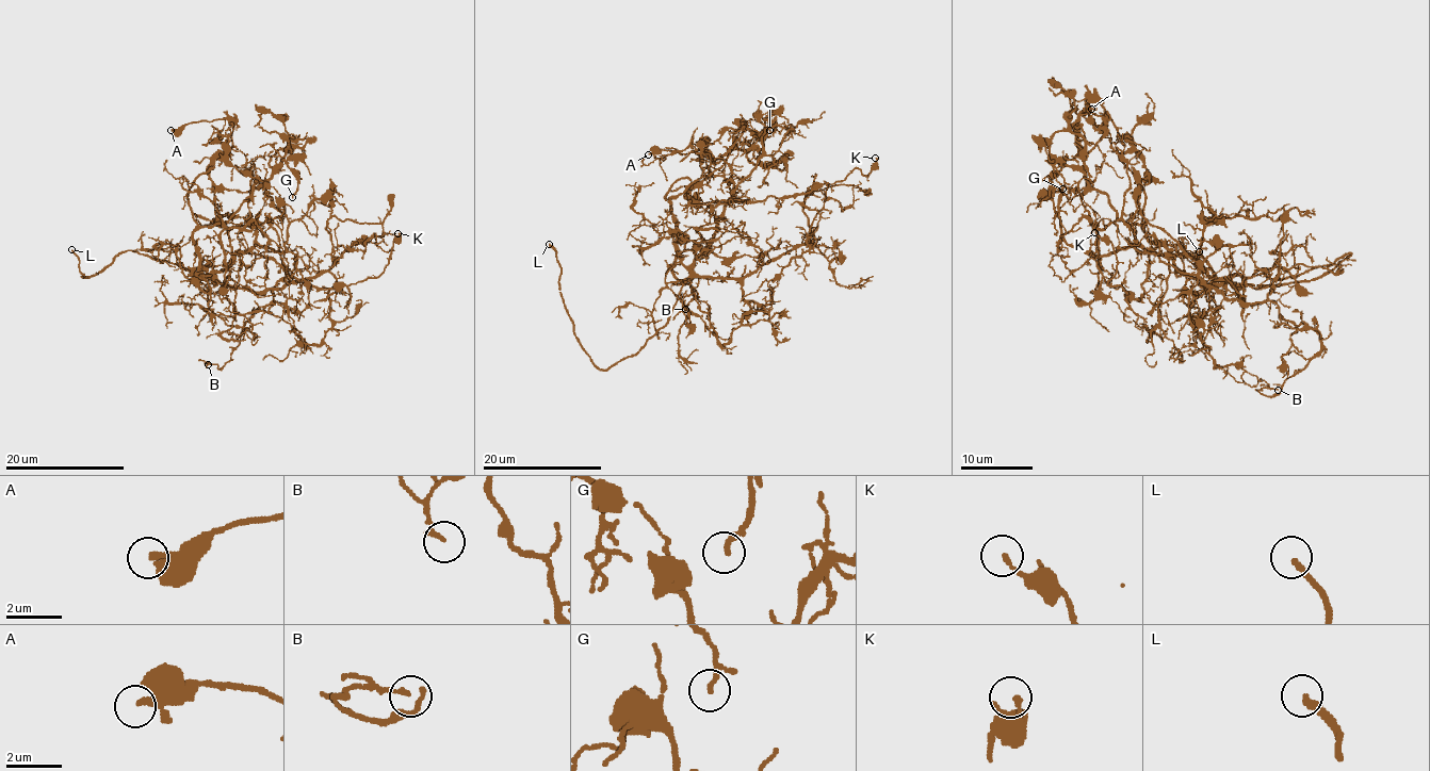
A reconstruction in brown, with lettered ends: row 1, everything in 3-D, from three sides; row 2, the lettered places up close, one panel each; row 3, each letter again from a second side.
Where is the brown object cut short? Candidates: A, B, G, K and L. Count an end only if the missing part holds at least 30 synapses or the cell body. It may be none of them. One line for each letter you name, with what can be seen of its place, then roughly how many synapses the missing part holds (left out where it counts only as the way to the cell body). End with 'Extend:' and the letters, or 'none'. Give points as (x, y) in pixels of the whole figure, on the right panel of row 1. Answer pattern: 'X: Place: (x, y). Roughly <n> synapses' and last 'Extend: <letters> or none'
L: Place: (1199, 251)
Extend: L

